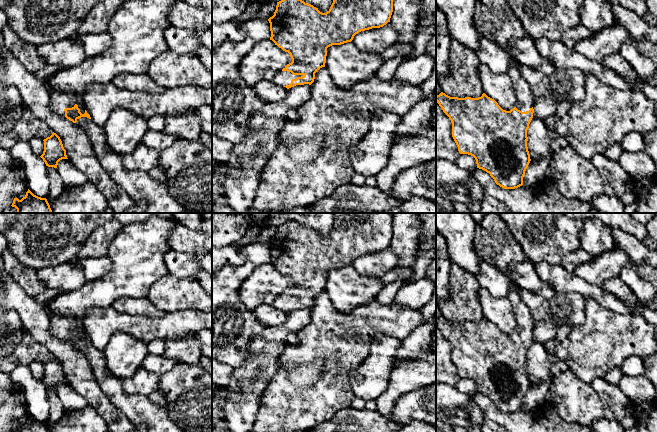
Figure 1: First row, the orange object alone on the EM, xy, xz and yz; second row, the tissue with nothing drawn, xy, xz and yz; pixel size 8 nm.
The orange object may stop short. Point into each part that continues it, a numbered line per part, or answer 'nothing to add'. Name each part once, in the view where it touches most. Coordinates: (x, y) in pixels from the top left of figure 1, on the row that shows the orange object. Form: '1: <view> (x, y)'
1: xz (283, 78)

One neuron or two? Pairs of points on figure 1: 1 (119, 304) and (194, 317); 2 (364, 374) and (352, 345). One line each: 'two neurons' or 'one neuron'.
1: two neurons
2: two neurons

